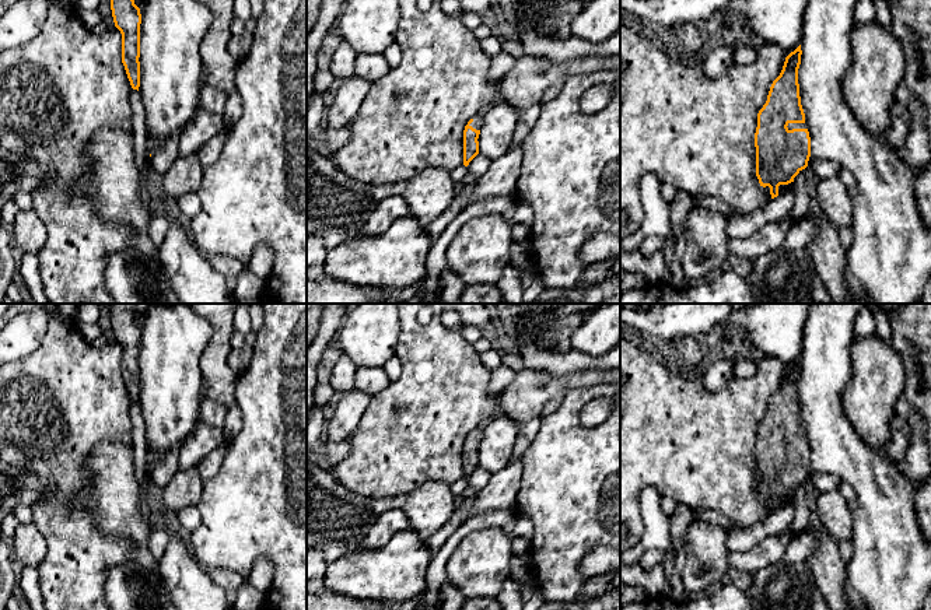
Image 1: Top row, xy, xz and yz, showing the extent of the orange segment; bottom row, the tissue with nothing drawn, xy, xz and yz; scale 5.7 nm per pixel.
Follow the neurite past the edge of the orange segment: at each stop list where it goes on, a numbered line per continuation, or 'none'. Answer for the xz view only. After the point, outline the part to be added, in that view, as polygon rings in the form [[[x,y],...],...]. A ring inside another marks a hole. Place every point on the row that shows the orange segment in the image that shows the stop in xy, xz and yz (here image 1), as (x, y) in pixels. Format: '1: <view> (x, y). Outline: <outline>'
1: xz (478, 121). Outline: [[[489,105],[484,111],[482,111],[480,113],[477,113],[477,115],[473,118],[473,122],[472,122],[469,126],[472,126],[472,127],[476,129],[476,130],[480,130],[480,129],[482,129],[482,125],[483,125],[484,112],[486,112],[490,106],[491,106],[491,105]]]

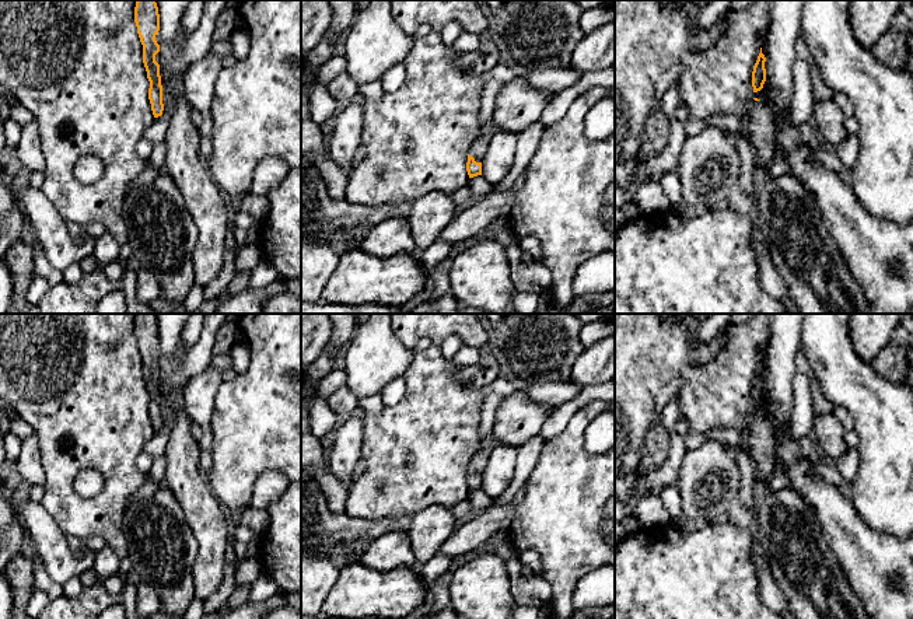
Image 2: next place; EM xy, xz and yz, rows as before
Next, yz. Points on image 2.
1: yz (759, 125). Outline: [[[752,101],[739,118],[742,129],[753,150],[753,162],[758,171],[758,185],[763,182],[762,174],[772,161],[776,147],[774,134],[777,120],[762,101]]]

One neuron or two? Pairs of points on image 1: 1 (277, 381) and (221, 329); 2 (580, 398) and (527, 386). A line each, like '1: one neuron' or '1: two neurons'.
1: two neurons
2: two neurons

